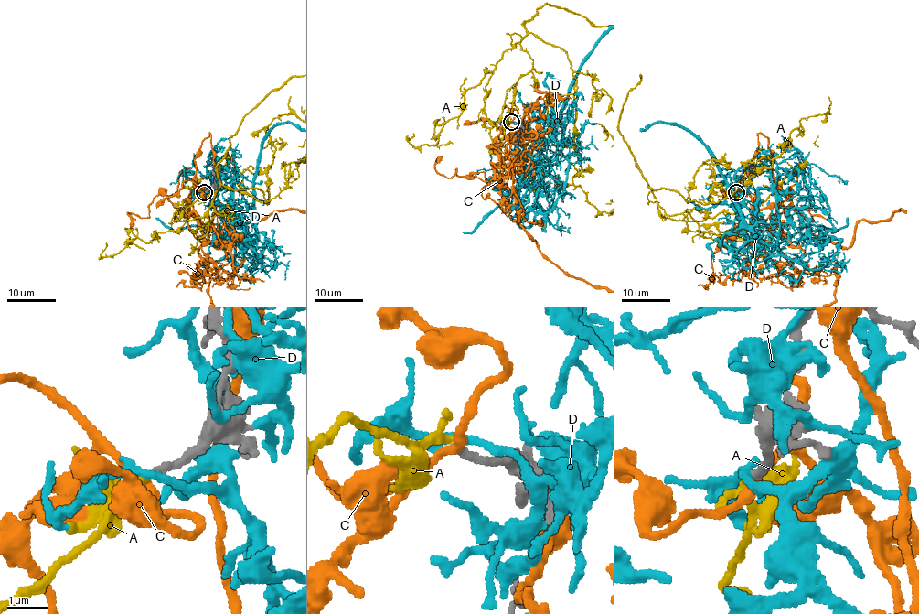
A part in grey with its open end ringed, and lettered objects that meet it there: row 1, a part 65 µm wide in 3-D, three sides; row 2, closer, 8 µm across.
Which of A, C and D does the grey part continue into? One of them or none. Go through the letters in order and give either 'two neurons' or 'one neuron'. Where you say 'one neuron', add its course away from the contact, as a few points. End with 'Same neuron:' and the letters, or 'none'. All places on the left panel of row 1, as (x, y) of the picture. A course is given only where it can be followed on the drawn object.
A: one neuron
C: two neurons
D: two neurons
Same neuron: A

